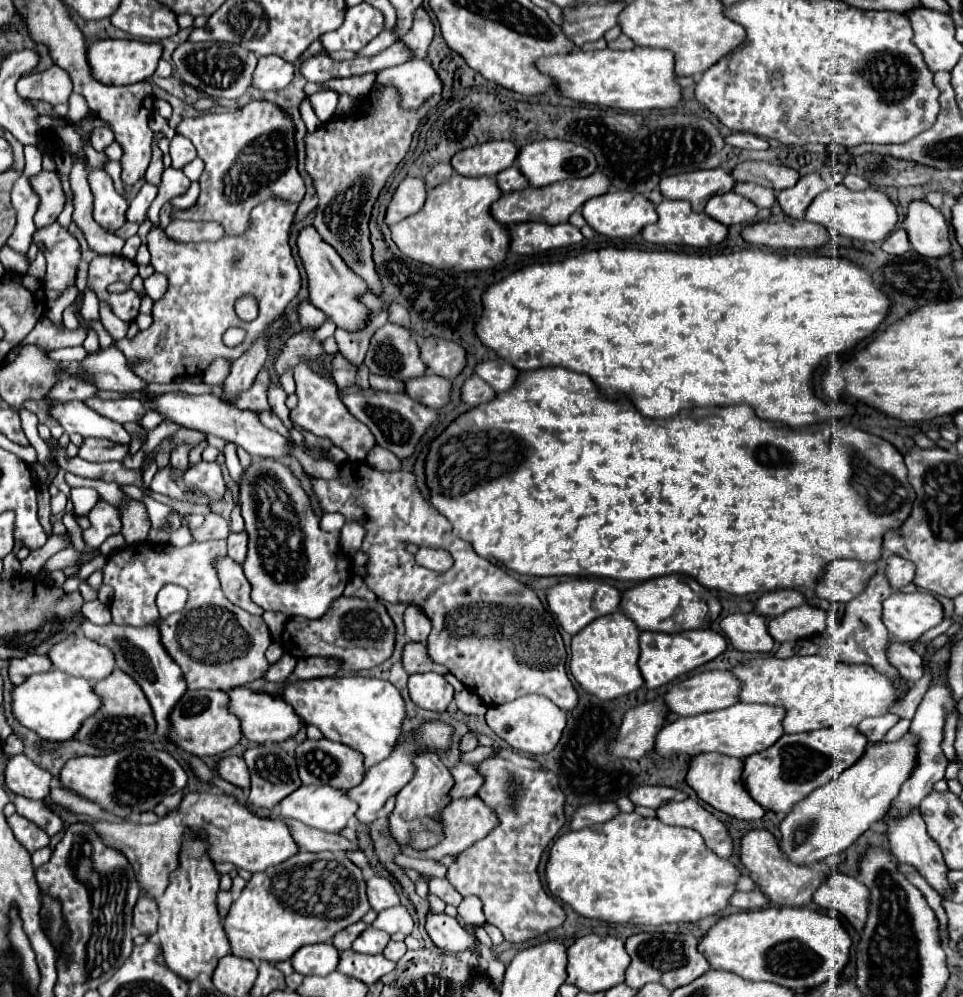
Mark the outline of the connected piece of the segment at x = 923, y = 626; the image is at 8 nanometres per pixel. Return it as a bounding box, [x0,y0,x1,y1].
[883,592,943,642]

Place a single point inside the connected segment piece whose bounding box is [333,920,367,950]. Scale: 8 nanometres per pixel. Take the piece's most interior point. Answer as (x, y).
(344, 939)

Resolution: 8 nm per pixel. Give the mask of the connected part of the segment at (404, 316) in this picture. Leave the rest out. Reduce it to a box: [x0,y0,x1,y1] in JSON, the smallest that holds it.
[389,302,409,328]

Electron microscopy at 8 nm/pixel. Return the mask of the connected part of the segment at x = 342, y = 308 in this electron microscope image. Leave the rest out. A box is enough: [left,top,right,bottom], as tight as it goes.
[297,226,371,330]

